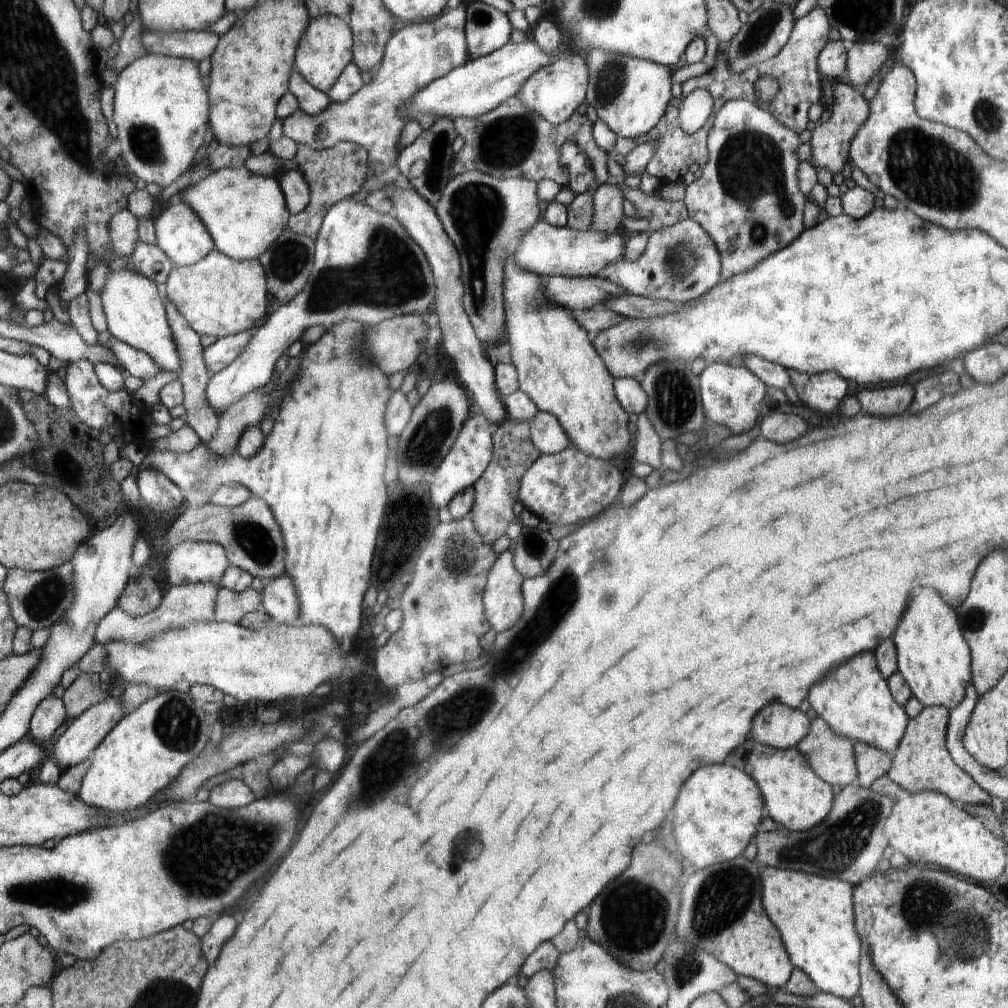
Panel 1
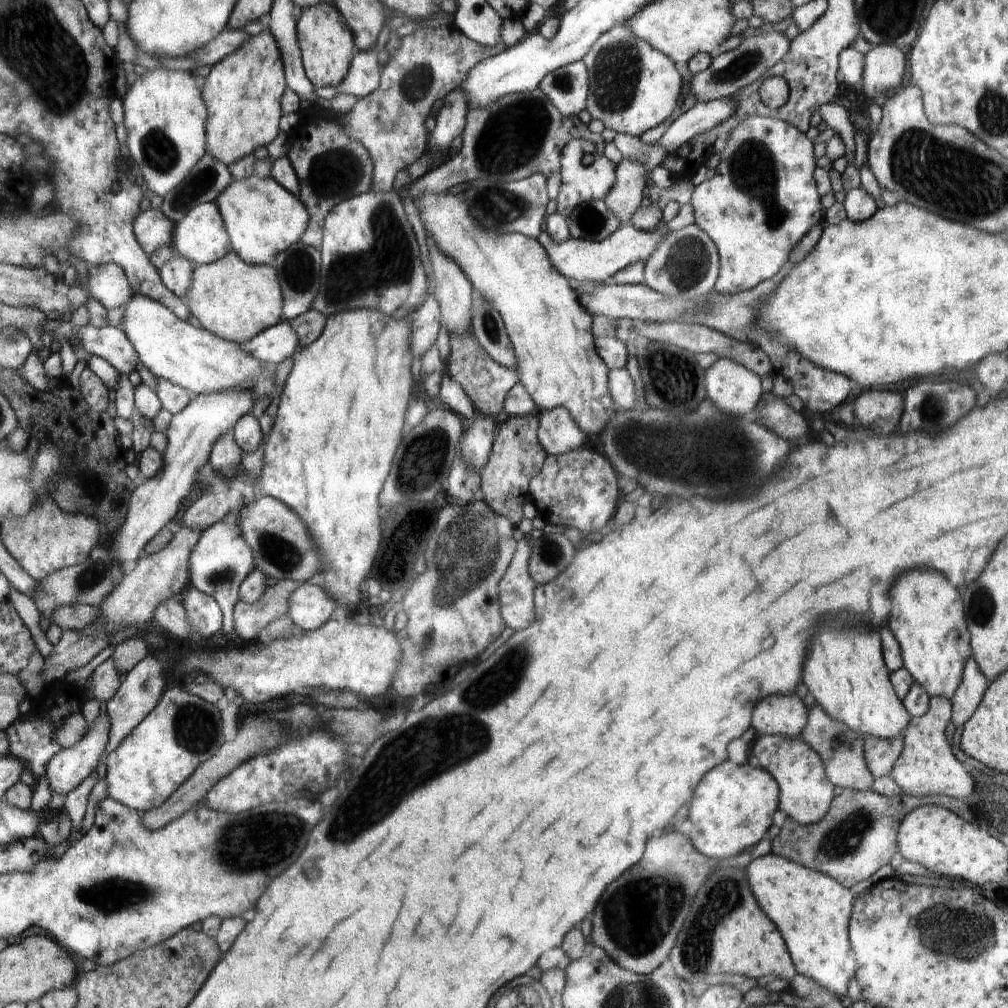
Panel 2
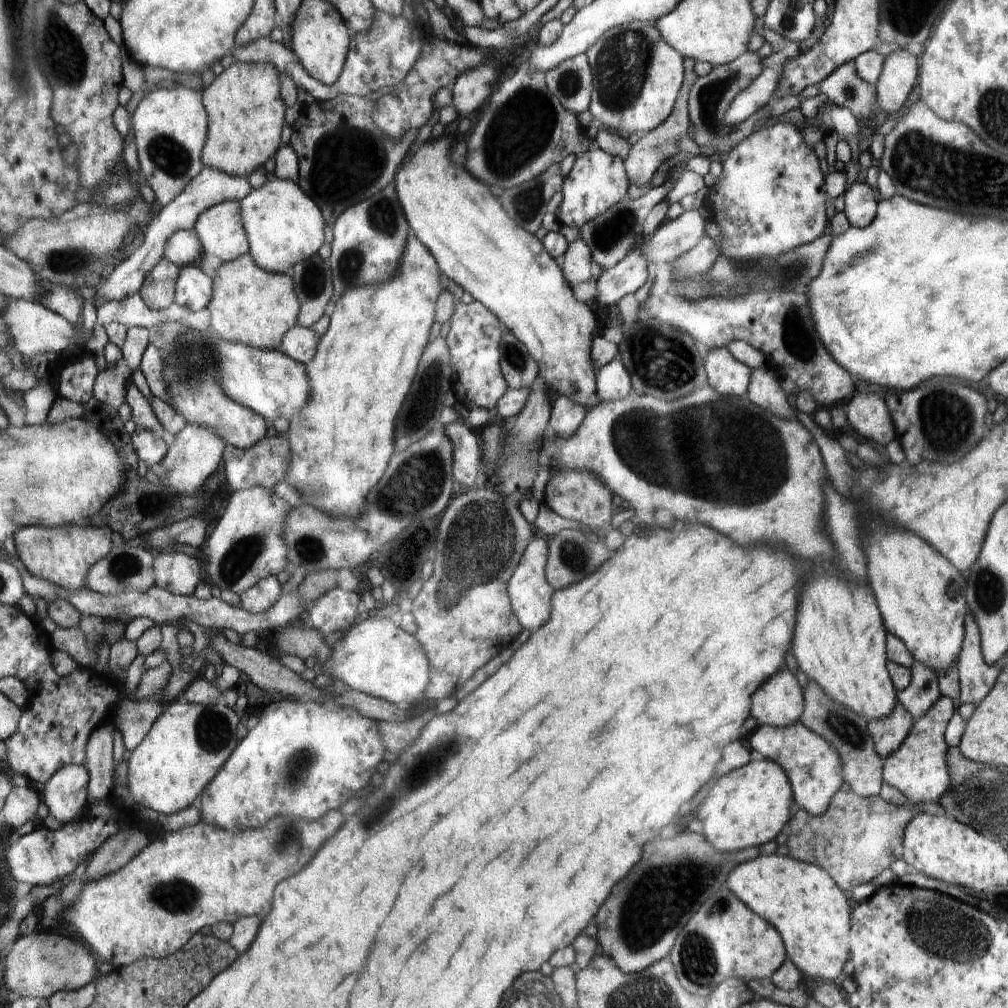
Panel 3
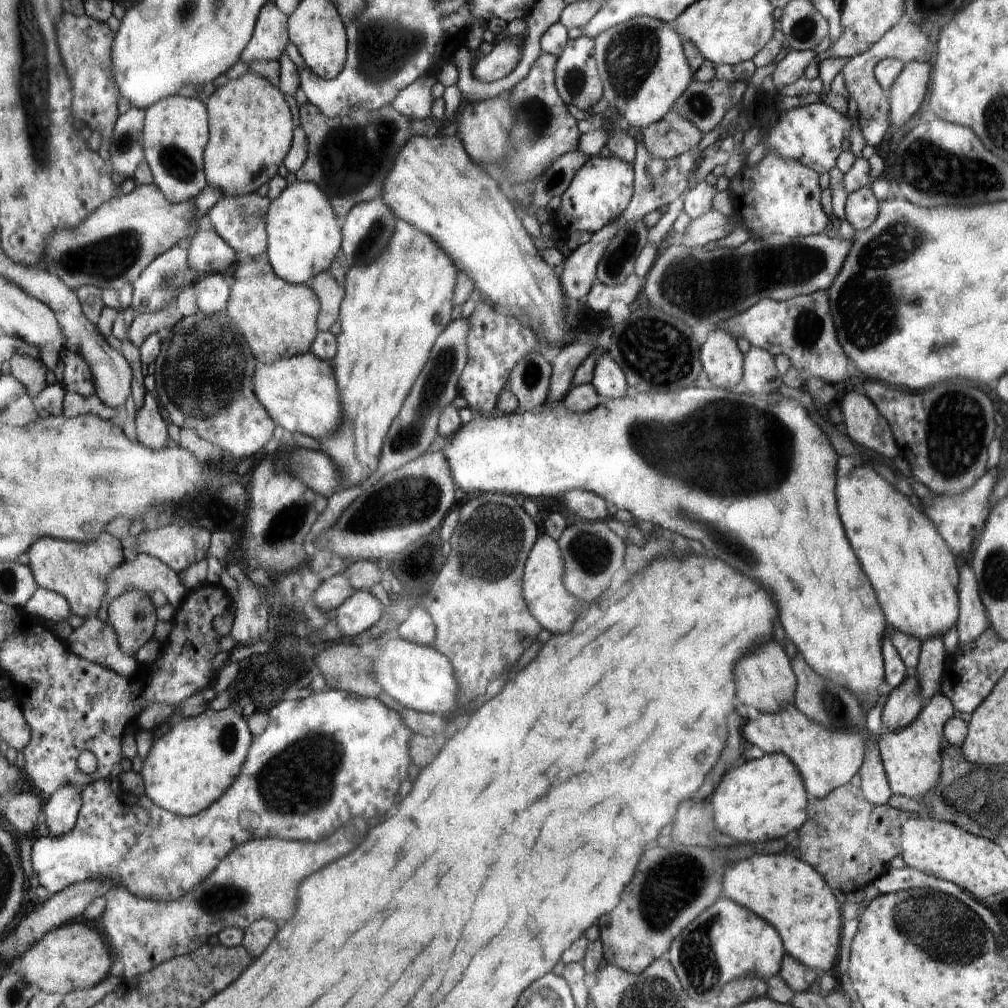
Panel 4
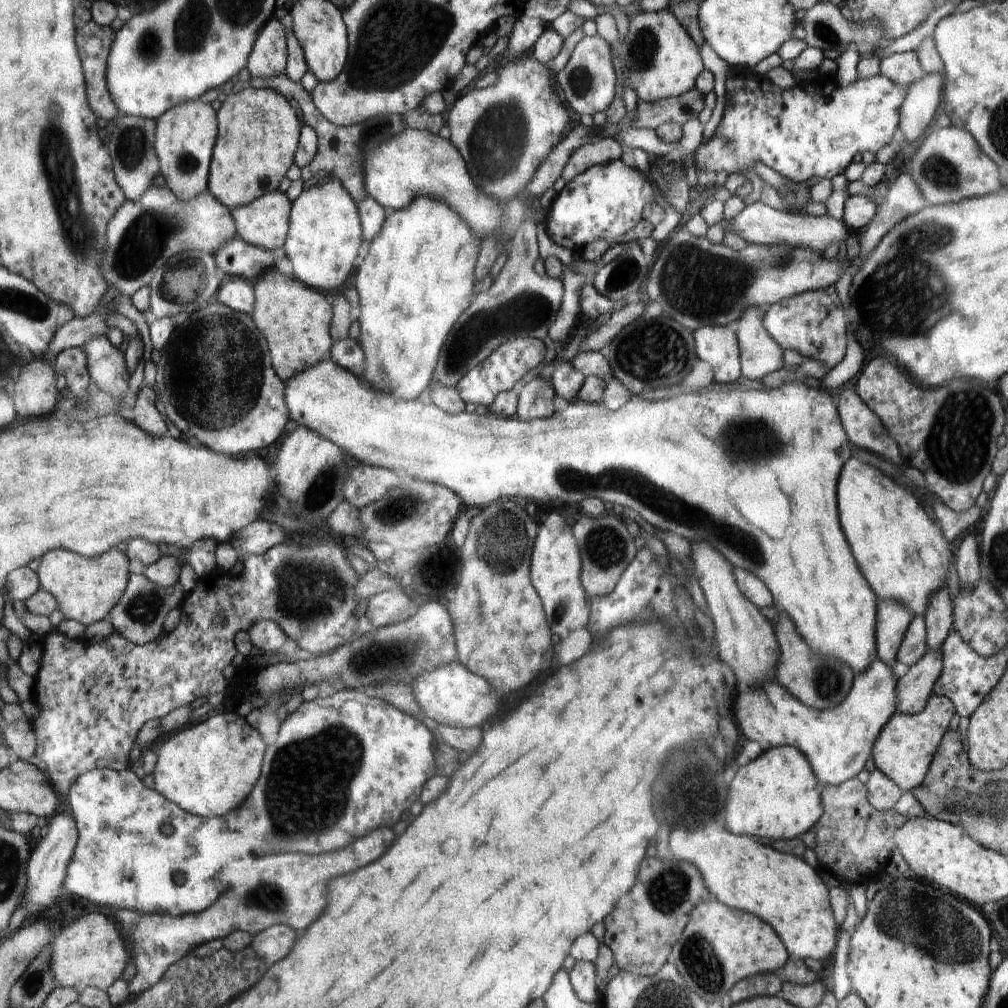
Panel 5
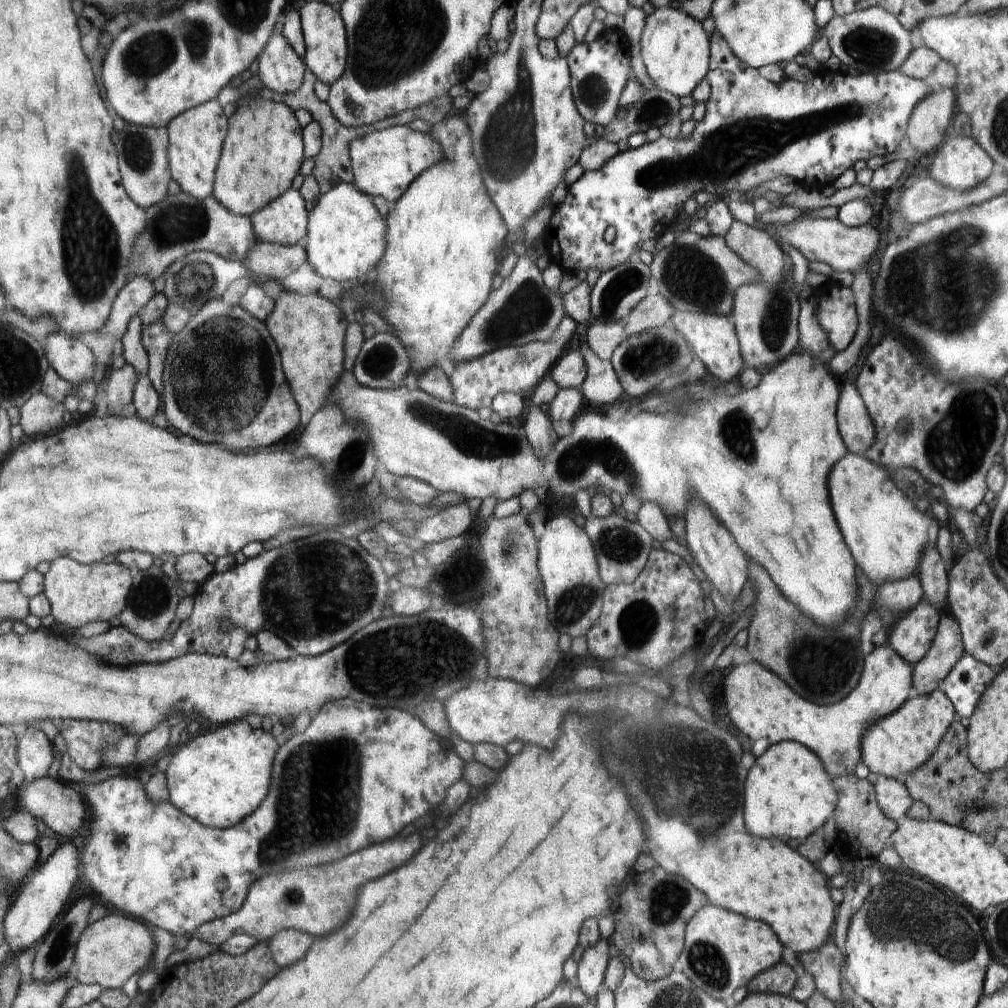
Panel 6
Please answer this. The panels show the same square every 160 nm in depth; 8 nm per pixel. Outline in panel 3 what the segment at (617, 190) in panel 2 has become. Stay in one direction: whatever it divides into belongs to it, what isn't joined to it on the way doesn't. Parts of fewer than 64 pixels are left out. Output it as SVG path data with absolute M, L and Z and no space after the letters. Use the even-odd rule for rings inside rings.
M686 58L685 75L683 78L683 88L680 89L679 100L676 101L674 112L662 125L652 129L650 133L643 133L640 135L638 141L631 145L628 156L623 160L626 174L629 178L629 184L637 185L640 187L648 186L650 184L652 176L656 170L660 168L661 164L667 162L669 158L672 158L677 153L676 141L683 136L691 136L691 124L689 117L689 110L687 100L689 99L689 92L694 81L697 79L695 73L695 60Z

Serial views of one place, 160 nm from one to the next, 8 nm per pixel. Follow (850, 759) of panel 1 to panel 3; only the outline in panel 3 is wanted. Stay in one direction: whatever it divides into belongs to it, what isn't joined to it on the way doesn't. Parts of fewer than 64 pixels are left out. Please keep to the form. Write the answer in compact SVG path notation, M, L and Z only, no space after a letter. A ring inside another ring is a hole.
M803 680L806 709L801 716L804 726L827 739L839 751L843 762L843 777L852 791L864 798L876 797L882 792L884 758L875 750L868 720L856 714L852 709L833 701L816 682Z

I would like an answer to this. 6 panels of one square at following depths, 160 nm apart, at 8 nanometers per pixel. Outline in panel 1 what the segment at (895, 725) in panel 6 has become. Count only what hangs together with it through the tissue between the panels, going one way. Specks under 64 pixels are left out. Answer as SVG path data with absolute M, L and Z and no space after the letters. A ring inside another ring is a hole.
M932 705L924 707L922 712L908 721L906 736L899 748L895 750L891 760L888 776L908 793L936 791L946 795L953 803L964 805L988 805L992 796L989 795L969 774L966 774L952 760L947 749L947 724L949 710L945 706Z

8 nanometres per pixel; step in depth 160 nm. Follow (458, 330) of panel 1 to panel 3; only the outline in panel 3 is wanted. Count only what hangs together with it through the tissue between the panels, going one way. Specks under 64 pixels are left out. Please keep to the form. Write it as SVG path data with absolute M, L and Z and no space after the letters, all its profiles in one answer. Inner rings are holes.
M437 138L432 141L427 141L423 143L414 153L410 153L404 160L403 164L399 166L398 172L395 174L393 182L395 183L395 190L399 198L400 204L403 206L403 210L406 214L407 221L411 224L412 232L416 235L416 238L420 239L420 242L424 243L431 254L435 257L436 262L440 265L440 270L444 271L447 278L451 278L462 286L463 290L469 292L474 300L481 302L490 312L493 312L501 324L510 333L525 344L528 352L532 355L532 358L538 363L539 381L544 382L548 385L554 397L565 394L569 396L572 400L579 402L581 405L590 408L594 403L597 392L597 376L594 368L593 362L590 362L590 344L592 344L592 332L596 328L596 322L594 322L594 314L590 312L590 308L586 304L580 304L570 286L568 286L568 281L564 280L563 270L558 268L559 263L556 262L555 258L549 254L545 246L540 244L540 240L536 236L532 236L531 231L524 230L523 227L519 225L507 213L507 211L500 206L499 198L496 196L494 189L491 189L488 185L485 185L480 179L477 179L470 171L466 170L461 164L457 164L450 158L450 149L456 146L457 142L455 138Z

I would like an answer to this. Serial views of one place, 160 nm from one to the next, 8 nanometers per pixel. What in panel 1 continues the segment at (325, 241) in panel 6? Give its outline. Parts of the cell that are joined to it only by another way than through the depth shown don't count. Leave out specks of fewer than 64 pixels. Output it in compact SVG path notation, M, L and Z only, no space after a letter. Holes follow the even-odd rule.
M245 165L237 169L220 169L211 173L208 178L201 179L190 187L178 200L188 203L215 239L215 248L222 254L236 260L258 259L287 228L291 211L287 206L286 195L276 177L259 176L249 171Z

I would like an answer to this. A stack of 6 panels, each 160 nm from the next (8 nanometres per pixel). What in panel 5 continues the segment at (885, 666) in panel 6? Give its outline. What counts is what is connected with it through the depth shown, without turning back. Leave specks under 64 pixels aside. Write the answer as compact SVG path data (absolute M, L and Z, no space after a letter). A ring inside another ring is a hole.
M876 658L866 672L855 673L850 694L842 704L819 711L800 702L772 678L755 688L738 688L733 713L739 730L749 740L759 742L763 752L784 745L796 747L811 763L820 786L842 785L864 768L879 734L898 712L898 680L894 668Z

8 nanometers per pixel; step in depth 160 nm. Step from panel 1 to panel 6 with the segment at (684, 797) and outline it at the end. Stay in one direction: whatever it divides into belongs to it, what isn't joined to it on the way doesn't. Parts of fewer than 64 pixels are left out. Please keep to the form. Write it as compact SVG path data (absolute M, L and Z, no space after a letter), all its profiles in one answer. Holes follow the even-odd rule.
M796 741L774 743L762 756L756 757L744 786L748 786L744 802L744 818L748 822L748 830L752 830L752 834L756 836L766 836L766 838L774 836L784 842L792 838L808 838L816 828L820 828L832 816L834 808L838 808L839 791L835 789L822 759L815 751Z

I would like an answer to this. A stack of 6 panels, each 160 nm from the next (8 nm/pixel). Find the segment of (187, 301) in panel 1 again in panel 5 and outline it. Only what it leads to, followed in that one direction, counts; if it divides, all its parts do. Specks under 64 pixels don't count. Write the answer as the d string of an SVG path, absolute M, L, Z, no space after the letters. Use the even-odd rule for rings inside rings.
M276 269L266 270L258 276L253 287L256 302L250 315L267 339L271 365L284 383L319 362L331 360L334 339L330 328L334 320L334 306L327 296Z

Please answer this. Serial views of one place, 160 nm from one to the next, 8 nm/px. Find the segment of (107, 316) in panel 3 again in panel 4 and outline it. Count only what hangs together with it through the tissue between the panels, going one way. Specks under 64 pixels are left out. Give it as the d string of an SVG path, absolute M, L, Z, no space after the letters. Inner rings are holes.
M186 246L172 247L155 258L134 284L131 305L136 314L155 313L176 301L182 292L181 275L190 270Z

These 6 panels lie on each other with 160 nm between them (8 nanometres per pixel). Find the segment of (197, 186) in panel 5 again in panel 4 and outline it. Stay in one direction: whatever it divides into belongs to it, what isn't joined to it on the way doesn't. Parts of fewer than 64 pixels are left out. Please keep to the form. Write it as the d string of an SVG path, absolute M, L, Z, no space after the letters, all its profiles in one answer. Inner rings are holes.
M174 95L163 98L144 112L142 146L146 164L154 176L153 184L159 186L171 203L192 201L208 185L203 158L209 141L206 106L200 100Z

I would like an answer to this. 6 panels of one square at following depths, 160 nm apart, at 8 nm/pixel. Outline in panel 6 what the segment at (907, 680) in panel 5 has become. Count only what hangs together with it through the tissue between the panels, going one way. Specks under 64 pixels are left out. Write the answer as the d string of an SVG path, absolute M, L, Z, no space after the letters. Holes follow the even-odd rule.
M945 613L930 652L914 666L914 694L925 695L941 689L952 667L965 654L958 621Z

